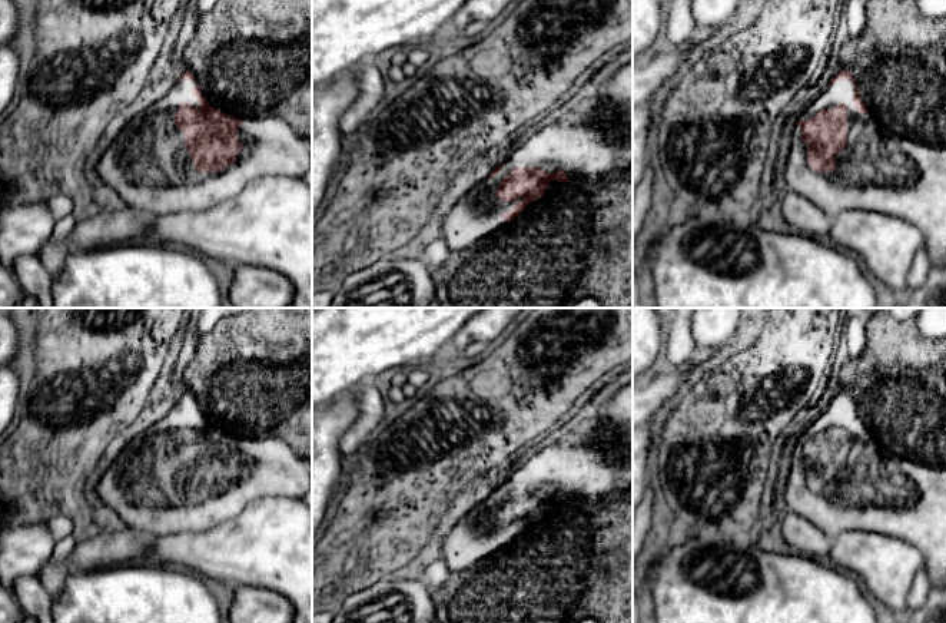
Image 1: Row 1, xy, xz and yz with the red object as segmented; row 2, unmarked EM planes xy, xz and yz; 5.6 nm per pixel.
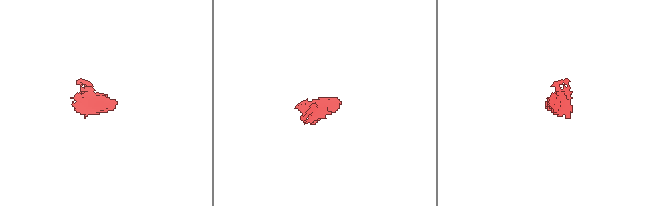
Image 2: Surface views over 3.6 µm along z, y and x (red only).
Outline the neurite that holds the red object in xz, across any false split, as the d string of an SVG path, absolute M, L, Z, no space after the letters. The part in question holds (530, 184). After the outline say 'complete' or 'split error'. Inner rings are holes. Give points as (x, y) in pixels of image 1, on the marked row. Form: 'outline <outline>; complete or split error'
outline M633 60L620 67L595 97L585 99L562 119L531 136L502 165L494 168L487 180L471 188L444 218L439 236L451 253L459 252L511 222L528 203L544 196L551 180L574 180L585 189L597 189L631 173Z; split error

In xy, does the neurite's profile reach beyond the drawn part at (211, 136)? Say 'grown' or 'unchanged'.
grown

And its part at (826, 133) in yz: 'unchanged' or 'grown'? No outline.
grown

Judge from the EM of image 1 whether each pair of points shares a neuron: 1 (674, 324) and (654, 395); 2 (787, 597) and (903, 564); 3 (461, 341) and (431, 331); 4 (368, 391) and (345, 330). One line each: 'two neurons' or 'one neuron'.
1: two neurons
2: two neurons
3: two neurons
4: two neurons

